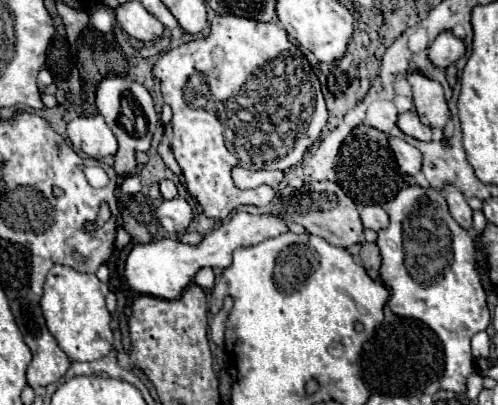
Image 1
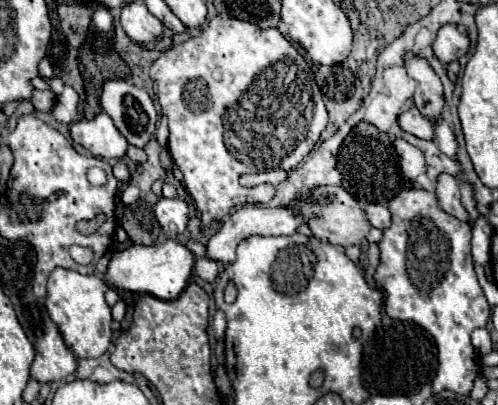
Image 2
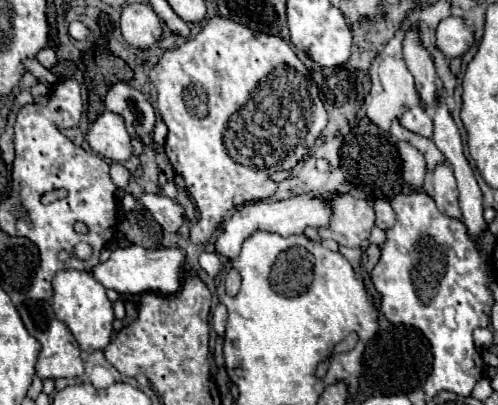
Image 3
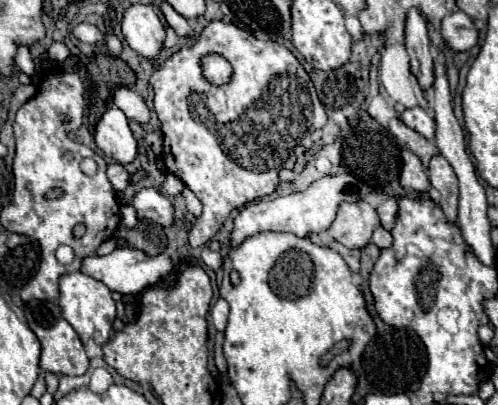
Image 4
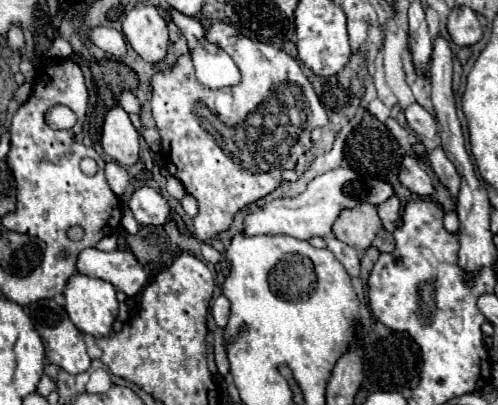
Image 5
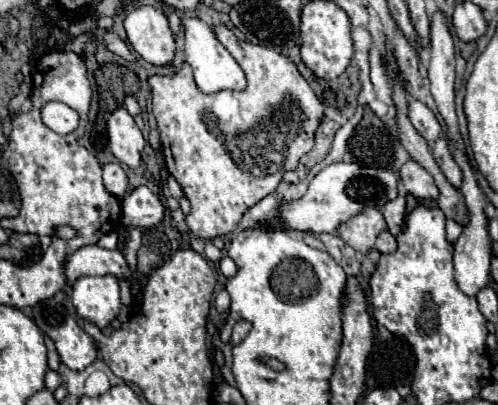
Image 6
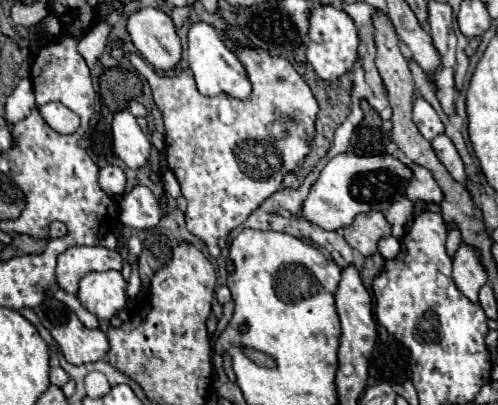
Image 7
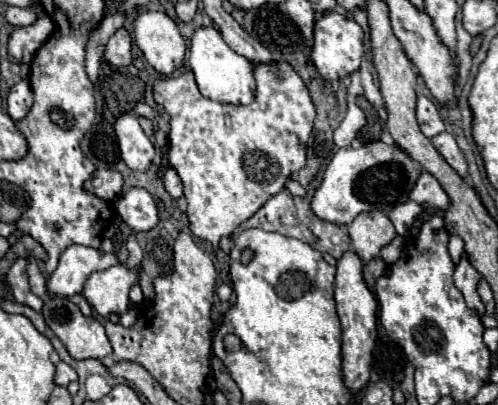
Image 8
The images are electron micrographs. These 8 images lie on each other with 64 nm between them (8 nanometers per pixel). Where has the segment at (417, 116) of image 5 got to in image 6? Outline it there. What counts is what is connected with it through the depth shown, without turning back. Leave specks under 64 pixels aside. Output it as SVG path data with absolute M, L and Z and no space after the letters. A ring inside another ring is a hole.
M414 100L410 104L410 122L418 130L418 134L428 142L434 142L436 138L442 136L442 126L436 120L434 112L426 104L422 104L418 100Z

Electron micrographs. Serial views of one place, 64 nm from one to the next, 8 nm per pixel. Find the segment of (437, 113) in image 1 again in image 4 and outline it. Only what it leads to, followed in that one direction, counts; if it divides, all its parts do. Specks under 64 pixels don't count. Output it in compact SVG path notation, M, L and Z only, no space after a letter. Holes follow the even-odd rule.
M410 8L406 18L406 50L410 56L410 70L424 90L432 86L434 54L426 30L426 18L418 8Z

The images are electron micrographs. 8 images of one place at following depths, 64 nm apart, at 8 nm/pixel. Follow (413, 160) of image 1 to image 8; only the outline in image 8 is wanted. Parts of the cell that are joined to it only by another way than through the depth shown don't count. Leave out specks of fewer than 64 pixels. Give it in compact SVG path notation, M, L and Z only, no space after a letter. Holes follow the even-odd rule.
M422 172L422 176L418 178L416 186L410 192L410 200L418 202L422 206L430 206L434 210L448 210L448 206L450 206L448 194L440 186L440 182L428 172Z

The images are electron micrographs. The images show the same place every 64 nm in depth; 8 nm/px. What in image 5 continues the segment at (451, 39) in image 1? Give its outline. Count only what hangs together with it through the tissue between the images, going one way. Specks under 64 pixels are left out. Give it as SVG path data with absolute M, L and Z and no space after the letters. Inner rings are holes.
M468 6L452 8L452 14L448 16L448 32L458 46L474 46L482 38L478 14Z

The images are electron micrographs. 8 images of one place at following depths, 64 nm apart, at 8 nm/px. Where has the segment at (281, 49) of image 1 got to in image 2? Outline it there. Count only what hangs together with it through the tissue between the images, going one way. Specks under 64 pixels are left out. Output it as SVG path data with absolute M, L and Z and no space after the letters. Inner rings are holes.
M214 16L198 36L162 52L150 68L150 78L158 86L158 102L168 118L170 158L184 174L184 186L196 202L202 226L220 220L236 204L268 204L274 186L242 188L240 176L268 168L296 168L328 124L328 112L310 66L278 28L260 30L250 22Z

